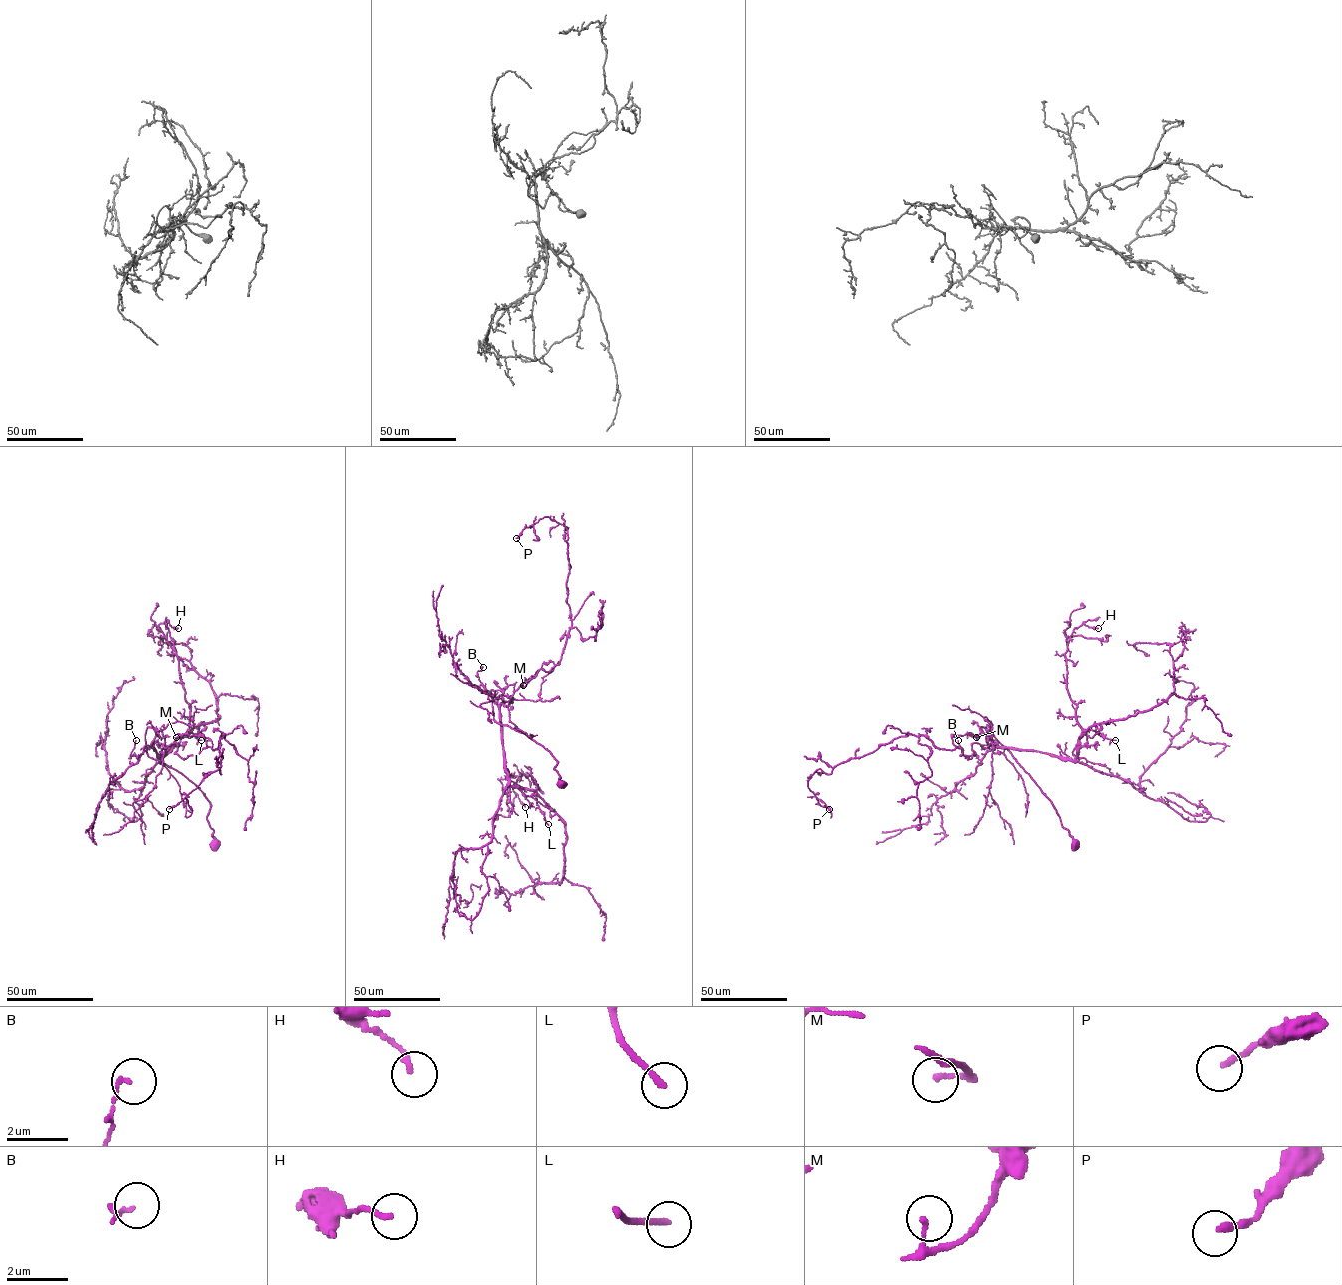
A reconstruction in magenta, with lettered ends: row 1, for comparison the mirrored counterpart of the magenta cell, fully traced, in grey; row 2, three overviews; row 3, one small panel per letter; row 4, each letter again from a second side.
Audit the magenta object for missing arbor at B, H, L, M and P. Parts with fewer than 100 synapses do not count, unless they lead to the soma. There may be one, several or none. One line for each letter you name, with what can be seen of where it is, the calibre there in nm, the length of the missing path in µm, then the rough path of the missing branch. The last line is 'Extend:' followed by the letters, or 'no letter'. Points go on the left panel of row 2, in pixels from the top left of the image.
Extend: no letter

